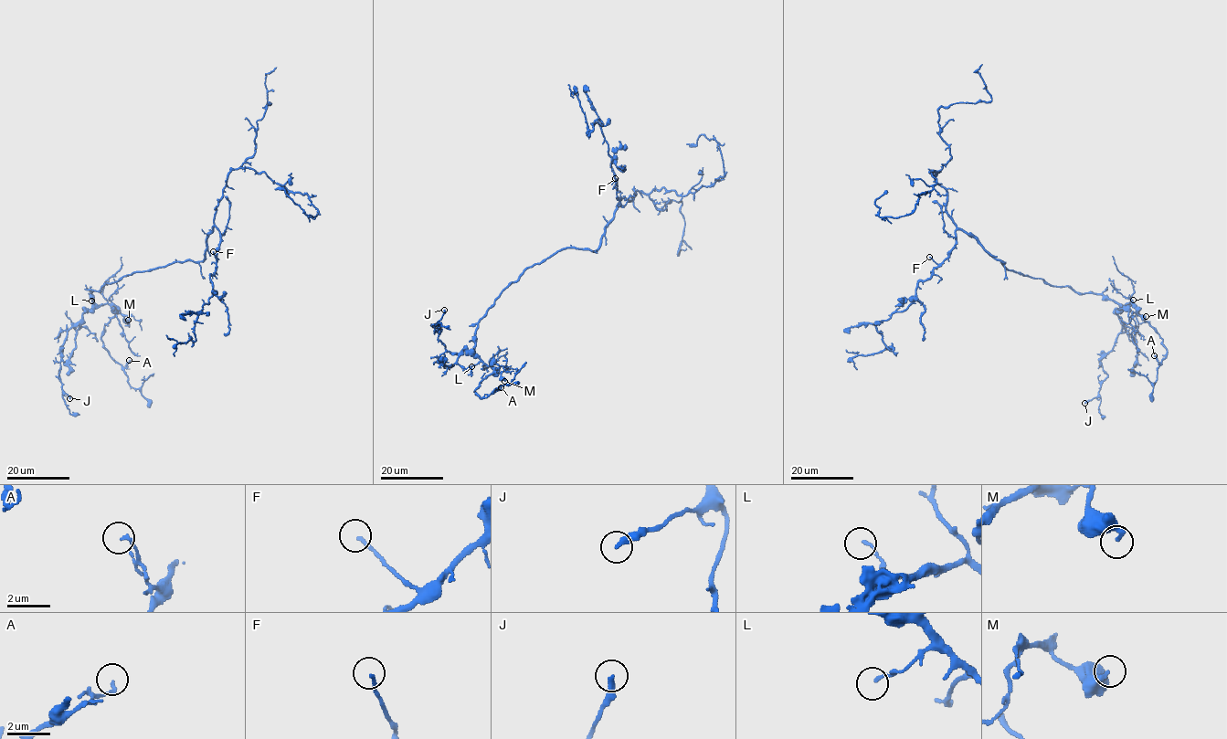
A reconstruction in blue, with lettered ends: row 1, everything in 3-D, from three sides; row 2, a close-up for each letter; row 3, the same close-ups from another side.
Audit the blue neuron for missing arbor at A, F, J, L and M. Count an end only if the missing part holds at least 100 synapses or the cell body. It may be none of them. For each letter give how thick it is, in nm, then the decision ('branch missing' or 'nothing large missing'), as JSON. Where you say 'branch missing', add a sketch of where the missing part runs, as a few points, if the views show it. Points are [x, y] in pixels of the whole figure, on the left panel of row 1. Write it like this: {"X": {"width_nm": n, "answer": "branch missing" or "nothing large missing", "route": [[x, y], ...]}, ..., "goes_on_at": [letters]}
{"A": {"width_nm": 140, "answer": "nothing large missing"}, "F": {"width_nm": 130, "answer": "nothing large missing"}, "J": {"width_nm": 280, "answer": "nothing large missing"}, "L": {"width_nm": 130, "answer": "nothing large missing"}, "M": {"width_nm": 240, "answer": "nothing large missing"}, "goes_on_at": []}

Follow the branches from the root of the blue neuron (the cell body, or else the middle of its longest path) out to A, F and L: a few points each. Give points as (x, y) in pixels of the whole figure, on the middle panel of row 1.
A: (580, 248), (563, 248), (529, 266), (479, 321), (474, 353), (493, 369), (475, 393), (487, 397), (501, 387)
F: (580, 248), (595, 251), (598, 248), (605, 226), (616, 208), (621, 206), (615, 178)
L: (580, 248), (563, 248), (529, 266), (502, 292), (478, 324), (474, 353), (480, 361), (471, 366)

